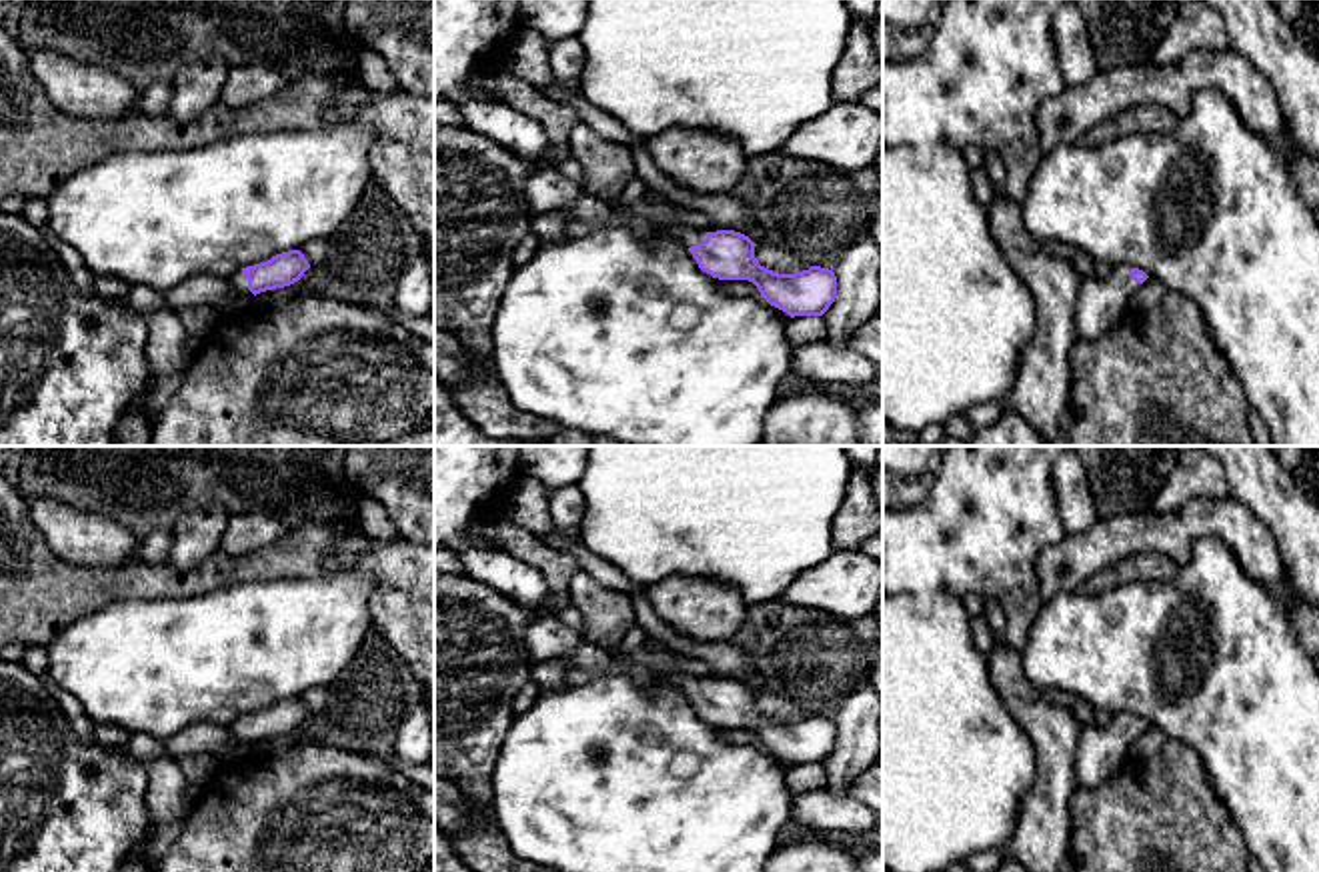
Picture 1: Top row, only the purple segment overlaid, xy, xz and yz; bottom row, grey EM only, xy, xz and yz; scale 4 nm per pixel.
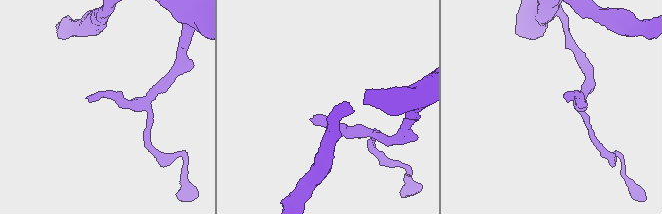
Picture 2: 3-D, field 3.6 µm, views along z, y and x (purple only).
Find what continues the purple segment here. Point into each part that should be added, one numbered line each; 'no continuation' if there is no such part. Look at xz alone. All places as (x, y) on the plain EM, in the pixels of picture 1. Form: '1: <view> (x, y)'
1: xz (689, 684)

